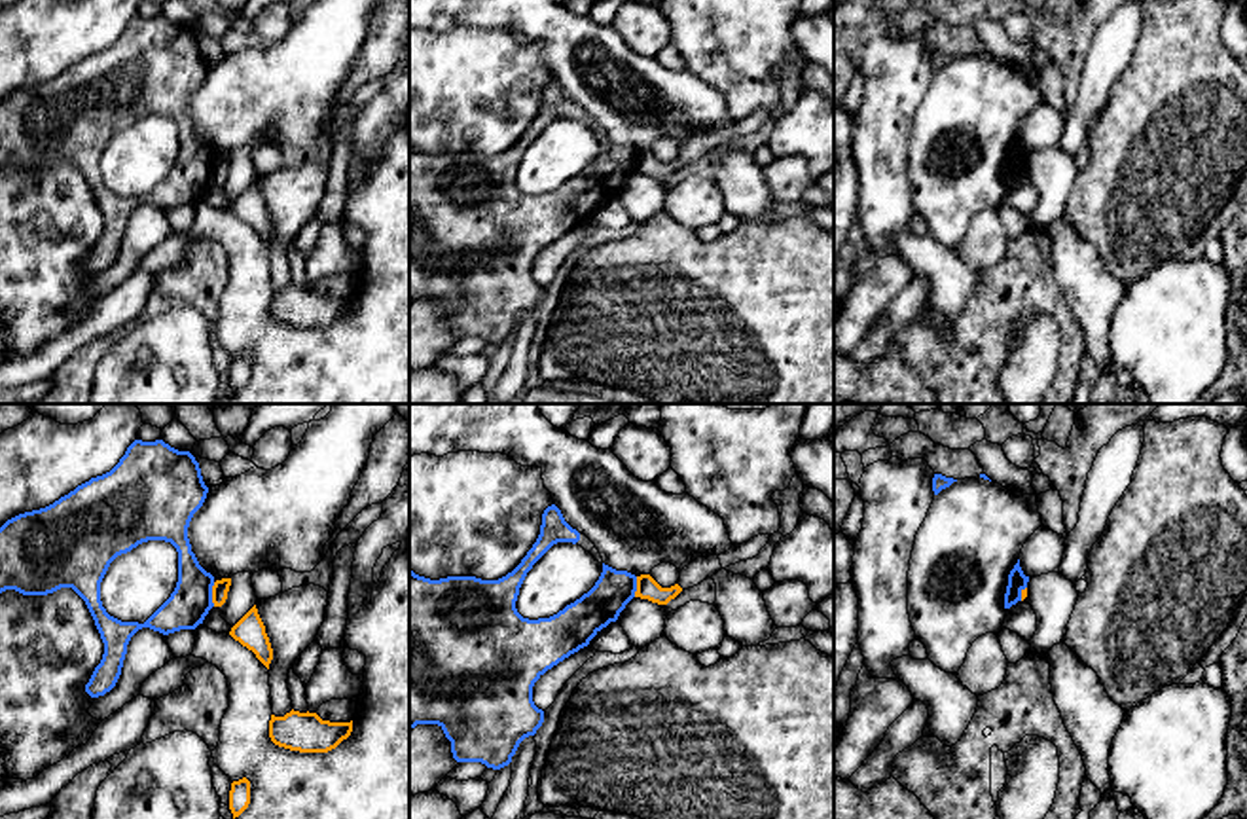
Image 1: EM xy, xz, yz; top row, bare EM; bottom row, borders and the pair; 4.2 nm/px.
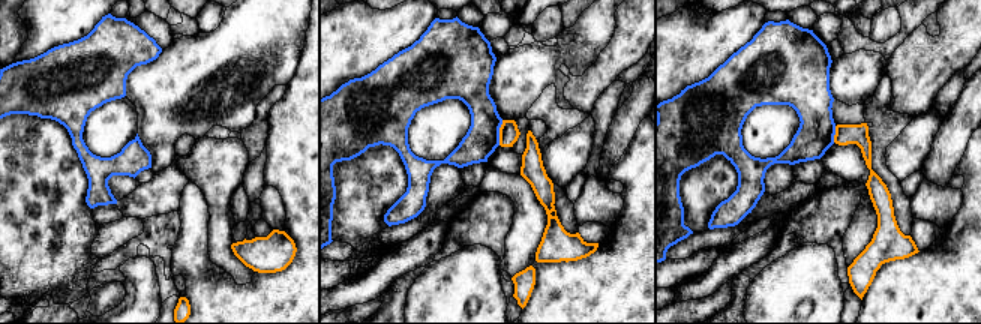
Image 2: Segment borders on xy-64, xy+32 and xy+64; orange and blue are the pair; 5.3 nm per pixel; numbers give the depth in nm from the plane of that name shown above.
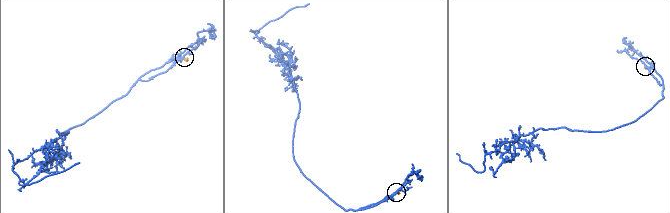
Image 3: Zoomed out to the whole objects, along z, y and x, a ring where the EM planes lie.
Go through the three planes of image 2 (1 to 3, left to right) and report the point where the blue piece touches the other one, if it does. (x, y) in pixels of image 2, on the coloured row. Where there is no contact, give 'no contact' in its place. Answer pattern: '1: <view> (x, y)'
1: no contact
2: xy+32 (500, 132)
3: xy+64 (836, 134)

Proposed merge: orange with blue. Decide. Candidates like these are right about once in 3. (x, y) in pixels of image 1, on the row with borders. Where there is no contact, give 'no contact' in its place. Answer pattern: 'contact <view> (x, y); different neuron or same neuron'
contact xy (213, 594); different neuron

